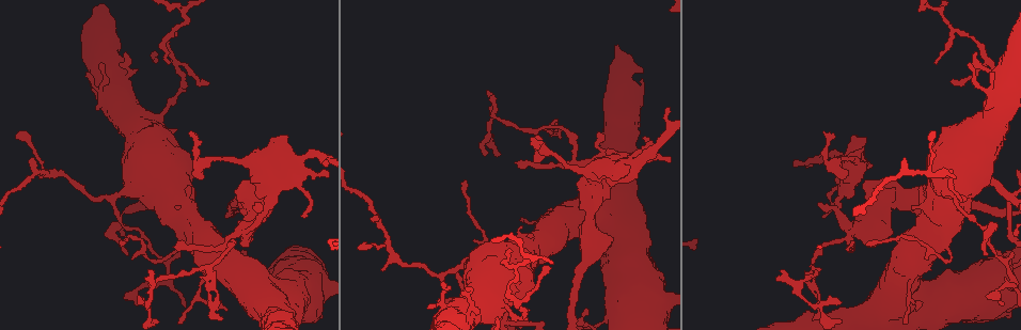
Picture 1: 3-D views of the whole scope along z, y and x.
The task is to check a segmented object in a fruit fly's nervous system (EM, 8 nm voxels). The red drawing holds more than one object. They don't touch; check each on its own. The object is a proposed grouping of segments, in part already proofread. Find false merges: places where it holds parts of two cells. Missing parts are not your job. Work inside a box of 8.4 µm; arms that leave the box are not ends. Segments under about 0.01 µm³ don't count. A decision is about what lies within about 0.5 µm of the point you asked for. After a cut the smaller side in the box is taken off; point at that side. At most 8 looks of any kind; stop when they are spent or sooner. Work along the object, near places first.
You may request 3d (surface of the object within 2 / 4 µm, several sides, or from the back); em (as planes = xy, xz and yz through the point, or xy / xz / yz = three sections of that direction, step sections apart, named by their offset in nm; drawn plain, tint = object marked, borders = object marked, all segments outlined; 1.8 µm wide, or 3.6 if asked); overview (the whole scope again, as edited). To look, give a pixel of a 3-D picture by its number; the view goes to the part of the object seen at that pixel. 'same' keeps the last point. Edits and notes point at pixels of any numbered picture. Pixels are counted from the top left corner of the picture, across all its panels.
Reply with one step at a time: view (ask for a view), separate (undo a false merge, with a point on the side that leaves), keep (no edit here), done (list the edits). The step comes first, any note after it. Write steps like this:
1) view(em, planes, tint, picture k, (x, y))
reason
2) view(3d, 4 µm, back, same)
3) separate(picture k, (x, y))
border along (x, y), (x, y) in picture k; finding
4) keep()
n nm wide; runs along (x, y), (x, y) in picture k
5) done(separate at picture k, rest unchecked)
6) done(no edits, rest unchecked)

view(3d, 2 µm, picture 1, (251, 222))
a fork

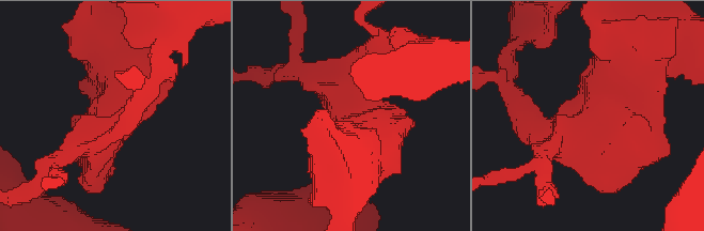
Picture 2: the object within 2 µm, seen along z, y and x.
view(em, planes, tint, picture 2, (110, 127))
now the EM

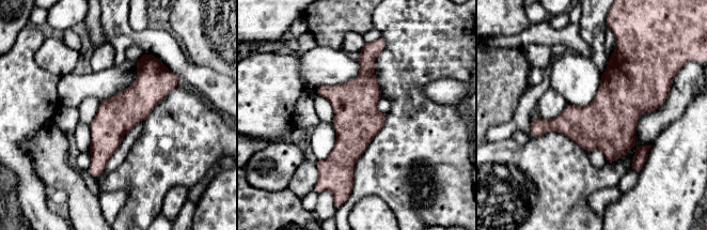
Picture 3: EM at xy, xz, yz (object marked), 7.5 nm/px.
keep()
300 nm wide; runs along (362, 52), (366, 82), (345, 180) in picture 3; continuous, no second cell

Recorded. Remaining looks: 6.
view(em, planes, tint, picture 1, (874, 308))
touches itself

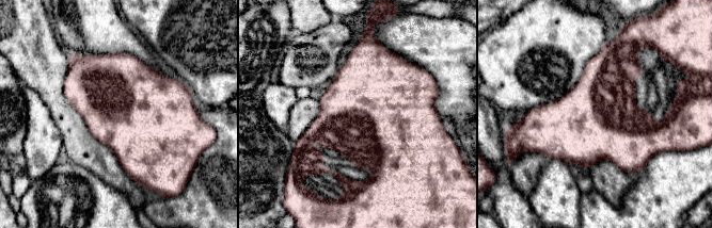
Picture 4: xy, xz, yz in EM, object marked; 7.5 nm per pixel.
keep()
continuous, no second cell

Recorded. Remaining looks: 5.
view(3d, 4 µm, picture 1, (444, 307))
thick turns thin

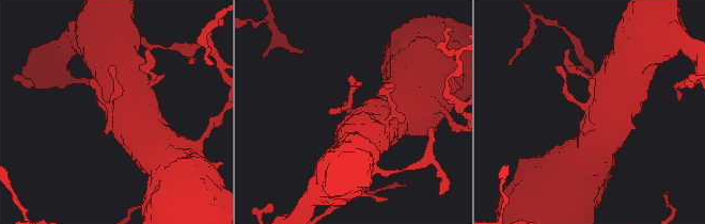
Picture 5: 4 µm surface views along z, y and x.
view(em, 3.6 µm, planes, tint, picture 5, (111, 106))

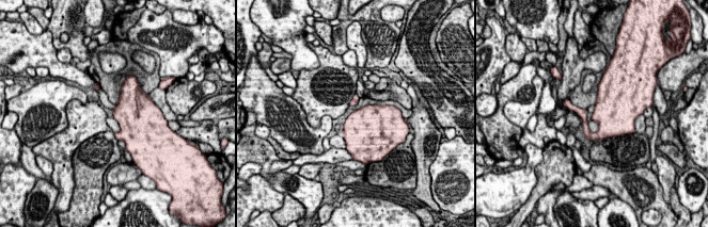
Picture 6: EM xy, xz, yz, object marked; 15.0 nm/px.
keep()
continuous, no second cell

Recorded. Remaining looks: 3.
done(no edits, rest unchecked)

